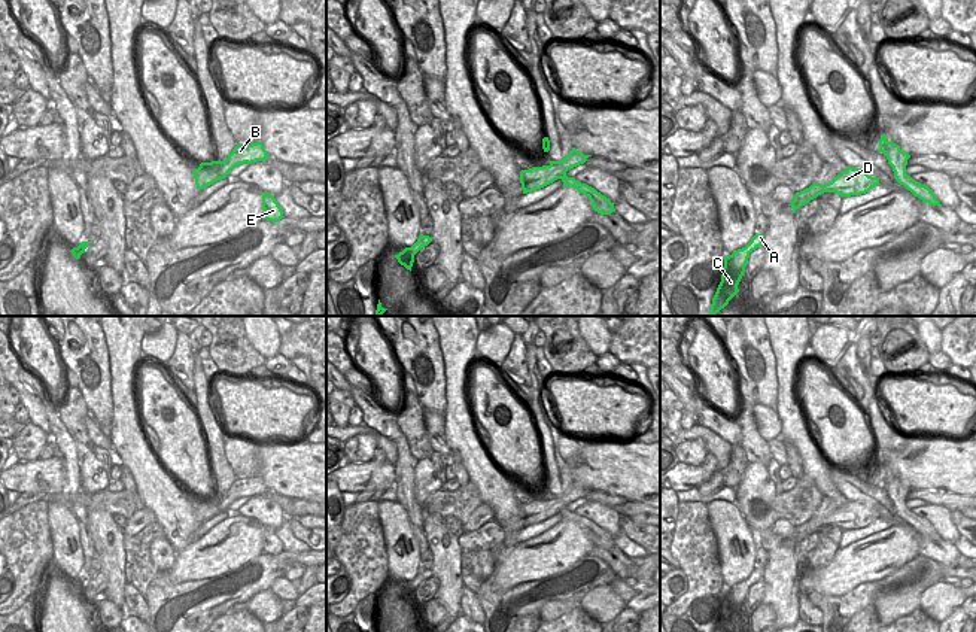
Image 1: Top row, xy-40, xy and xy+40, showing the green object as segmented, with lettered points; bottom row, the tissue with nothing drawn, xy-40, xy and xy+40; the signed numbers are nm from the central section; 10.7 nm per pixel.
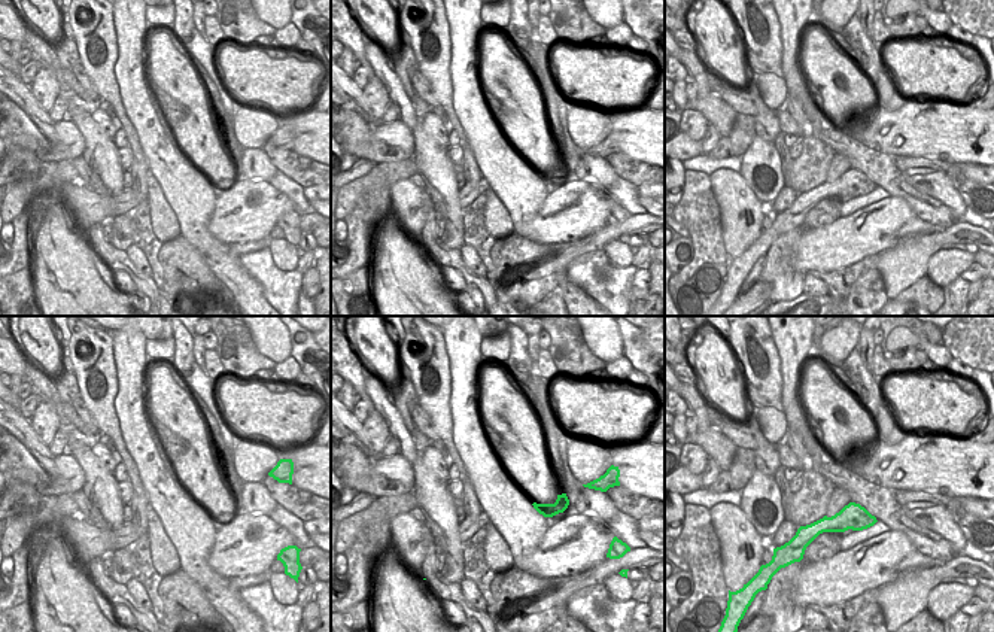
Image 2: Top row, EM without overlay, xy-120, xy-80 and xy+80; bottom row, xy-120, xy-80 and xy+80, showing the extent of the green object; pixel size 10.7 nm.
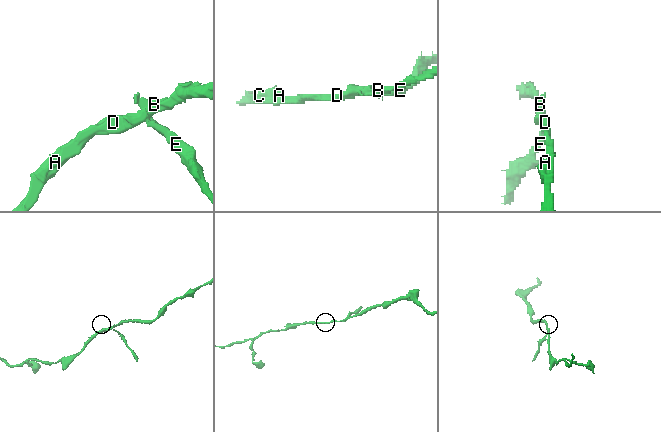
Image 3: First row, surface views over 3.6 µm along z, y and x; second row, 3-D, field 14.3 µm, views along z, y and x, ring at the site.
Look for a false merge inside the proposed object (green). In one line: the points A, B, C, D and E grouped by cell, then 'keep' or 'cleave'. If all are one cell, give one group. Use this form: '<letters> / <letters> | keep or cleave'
A B C D / E | cleave

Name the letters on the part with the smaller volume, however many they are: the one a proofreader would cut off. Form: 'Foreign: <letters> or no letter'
Foreign: E

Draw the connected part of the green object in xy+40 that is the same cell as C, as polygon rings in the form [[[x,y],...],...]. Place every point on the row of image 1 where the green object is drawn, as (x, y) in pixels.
[[[755,234],[745,247],[724,256],[721,282],[712,298],[709,316],[715,316],[739,292],[738,285],[745,273],[750,253],[763,246],[763,243],[764,234]]]

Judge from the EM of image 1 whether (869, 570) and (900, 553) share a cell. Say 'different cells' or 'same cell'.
same cell

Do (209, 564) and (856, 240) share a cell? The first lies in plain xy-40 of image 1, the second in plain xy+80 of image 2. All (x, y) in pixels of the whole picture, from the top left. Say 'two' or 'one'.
one

